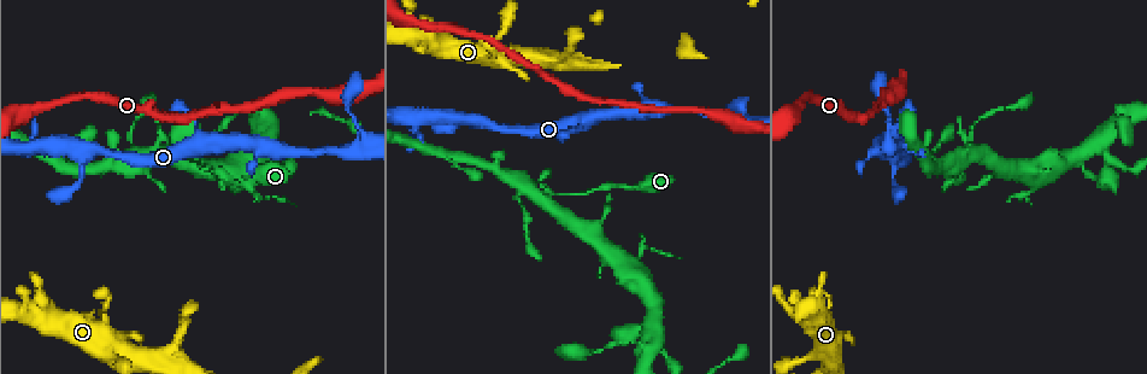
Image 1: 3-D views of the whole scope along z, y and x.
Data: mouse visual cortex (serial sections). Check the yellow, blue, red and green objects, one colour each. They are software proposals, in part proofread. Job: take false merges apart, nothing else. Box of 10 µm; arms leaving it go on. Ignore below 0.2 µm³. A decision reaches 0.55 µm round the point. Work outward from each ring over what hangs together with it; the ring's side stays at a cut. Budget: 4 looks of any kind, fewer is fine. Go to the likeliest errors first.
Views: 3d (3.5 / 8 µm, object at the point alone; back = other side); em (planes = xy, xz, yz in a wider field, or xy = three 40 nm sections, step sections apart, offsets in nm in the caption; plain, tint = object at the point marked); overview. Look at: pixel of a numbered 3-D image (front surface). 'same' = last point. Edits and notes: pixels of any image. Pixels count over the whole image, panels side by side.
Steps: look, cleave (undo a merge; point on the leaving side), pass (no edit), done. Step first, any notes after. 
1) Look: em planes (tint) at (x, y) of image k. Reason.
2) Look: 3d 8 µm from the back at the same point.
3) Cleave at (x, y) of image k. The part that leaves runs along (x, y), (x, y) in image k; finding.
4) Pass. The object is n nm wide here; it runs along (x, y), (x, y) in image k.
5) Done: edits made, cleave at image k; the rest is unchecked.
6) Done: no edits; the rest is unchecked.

Look: 3d 3.5 µm at (22, 315) of image 1. Abrupt turn.

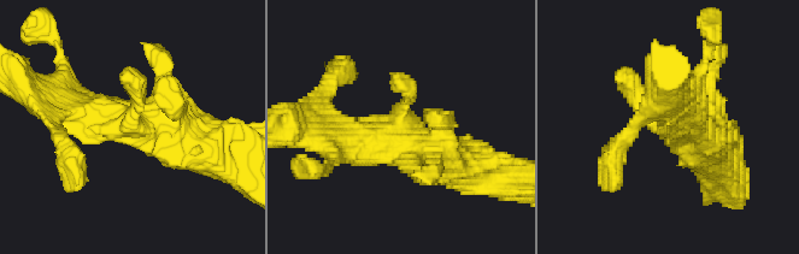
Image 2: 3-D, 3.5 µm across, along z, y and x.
Look: em planes (tint) at (135, 123) of image 2. Now the EM.

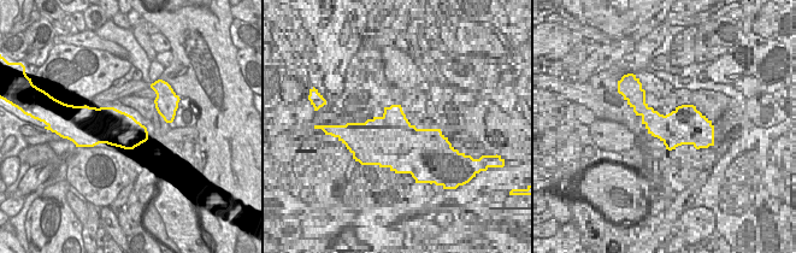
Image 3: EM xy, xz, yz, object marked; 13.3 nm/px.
Pass. Continuous, no second cell.

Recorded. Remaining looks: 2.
Look: em planes (tint) at (539, 196) of image 1. Sharp bend.

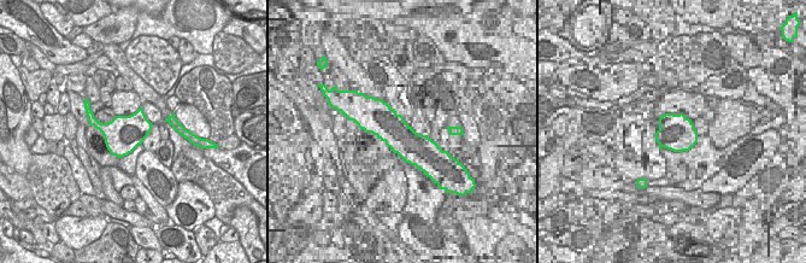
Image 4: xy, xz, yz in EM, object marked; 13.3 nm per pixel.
Look: 3d 3.5 µm at the same point.

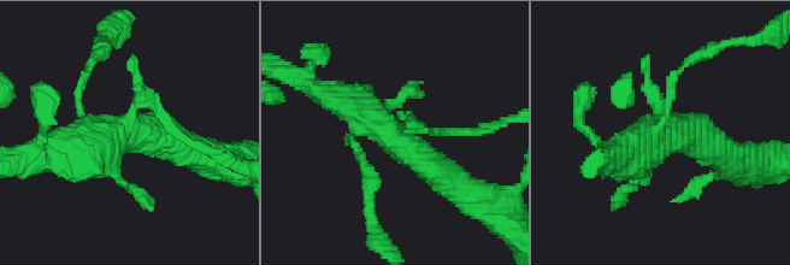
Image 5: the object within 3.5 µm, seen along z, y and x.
Pass. It runs along (661, 140), (658, 102), (713, 147) in image 5; all the same cell.

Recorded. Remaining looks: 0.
Done: no edits; the rest is unchecked.

